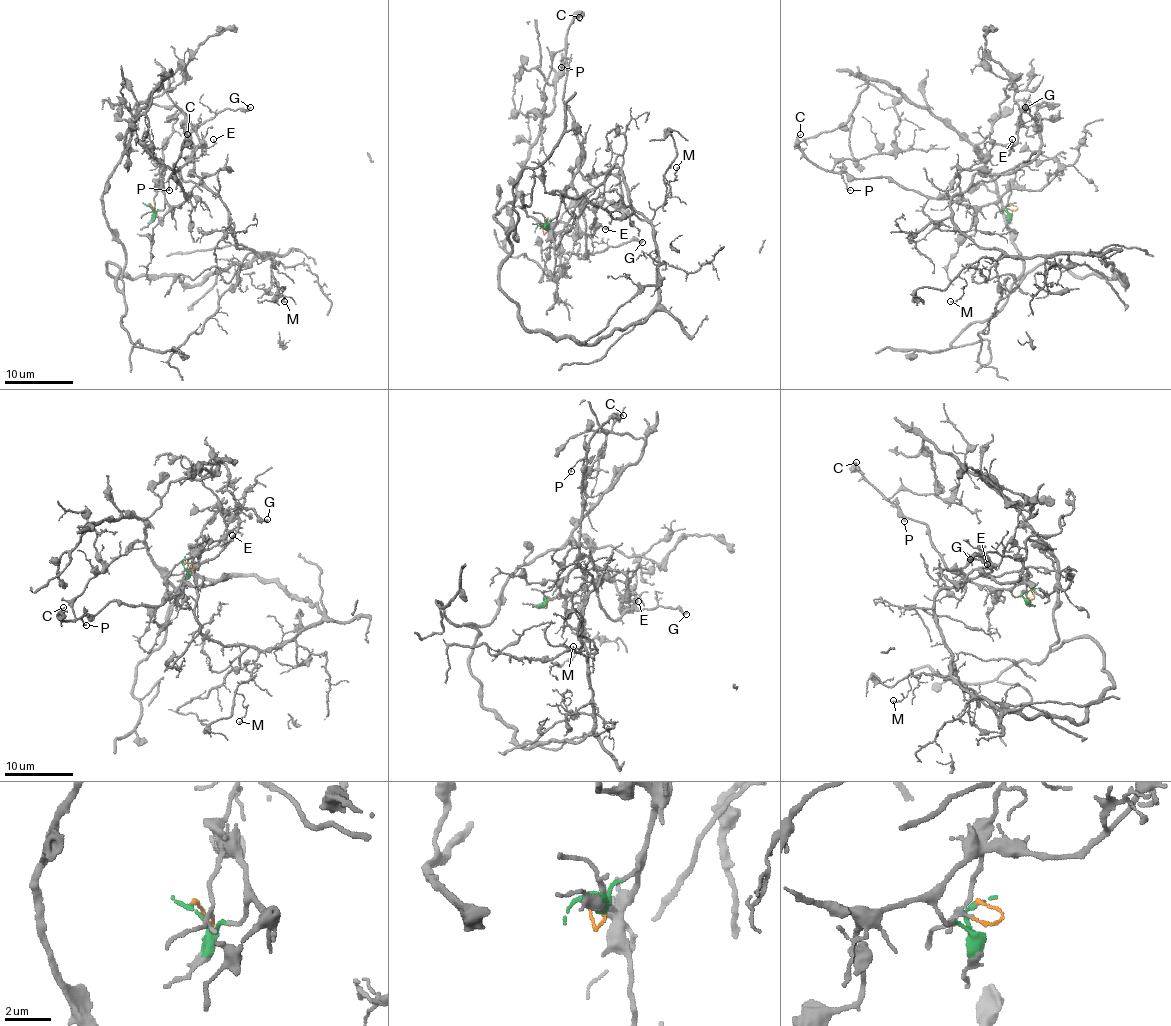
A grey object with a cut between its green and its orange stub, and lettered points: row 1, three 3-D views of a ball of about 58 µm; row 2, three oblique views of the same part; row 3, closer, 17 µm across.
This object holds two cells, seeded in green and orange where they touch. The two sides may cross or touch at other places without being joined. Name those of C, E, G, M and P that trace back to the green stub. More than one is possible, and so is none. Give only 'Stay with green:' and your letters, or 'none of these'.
Stay with green: C, E, P

